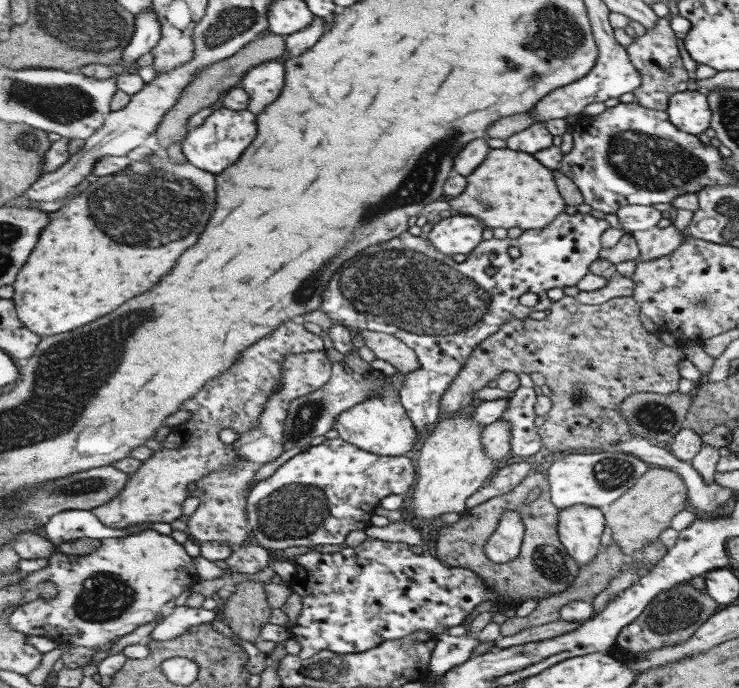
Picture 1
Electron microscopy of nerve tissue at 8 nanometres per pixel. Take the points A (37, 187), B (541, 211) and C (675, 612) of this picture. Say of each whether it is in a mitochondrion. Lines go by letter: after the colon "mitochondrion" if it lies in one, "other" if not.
A: other
B: other
C: mitochondrion

